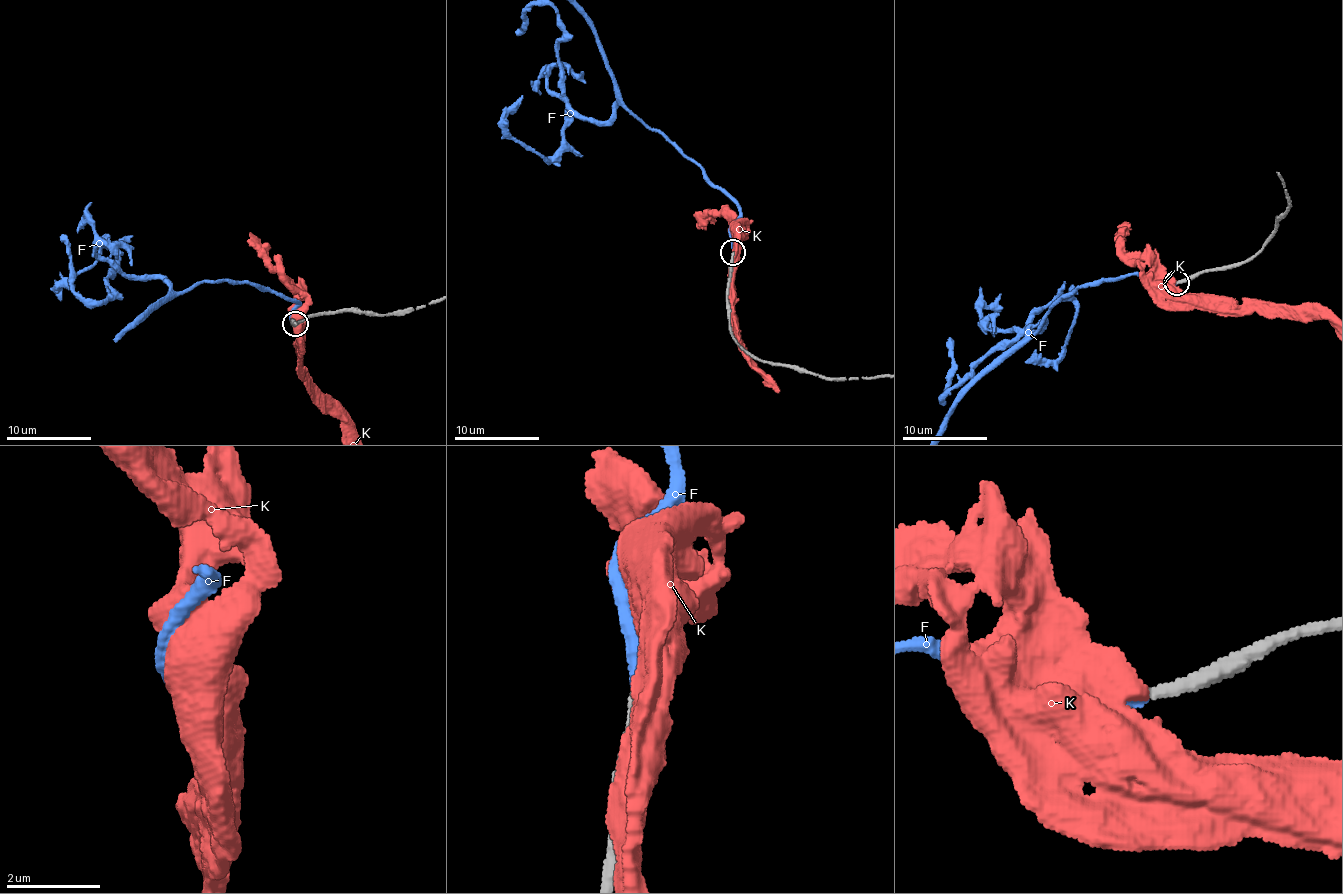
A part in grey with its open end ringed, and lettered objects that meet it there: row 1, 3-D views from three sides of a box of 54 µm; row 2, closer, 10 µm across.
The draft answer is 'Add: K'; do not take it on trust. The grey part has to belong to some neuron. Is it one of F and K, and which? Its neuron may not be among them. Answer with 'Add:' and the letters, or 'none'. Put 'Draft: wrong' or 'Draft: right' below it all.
Add: F
Draft: wrong

